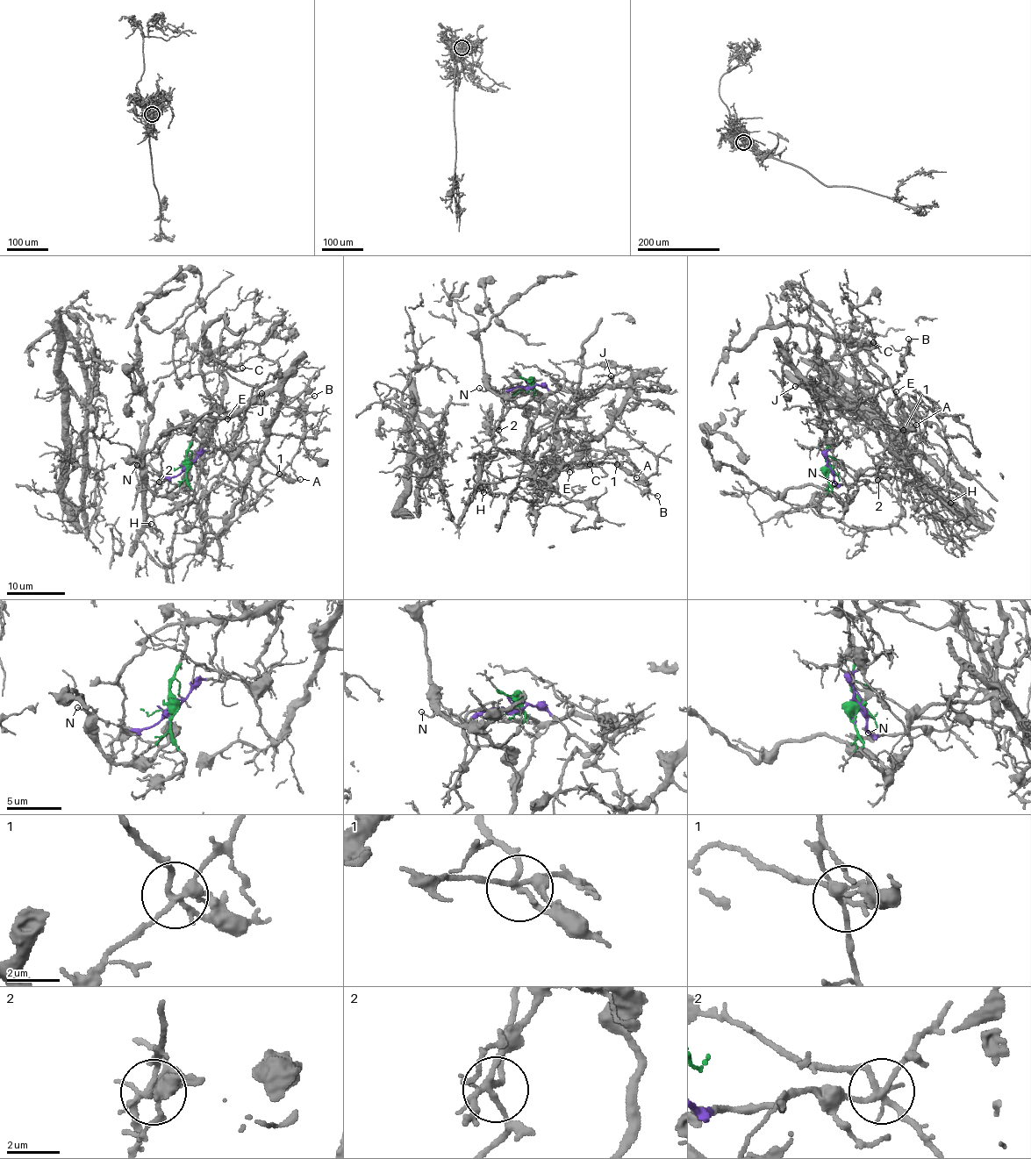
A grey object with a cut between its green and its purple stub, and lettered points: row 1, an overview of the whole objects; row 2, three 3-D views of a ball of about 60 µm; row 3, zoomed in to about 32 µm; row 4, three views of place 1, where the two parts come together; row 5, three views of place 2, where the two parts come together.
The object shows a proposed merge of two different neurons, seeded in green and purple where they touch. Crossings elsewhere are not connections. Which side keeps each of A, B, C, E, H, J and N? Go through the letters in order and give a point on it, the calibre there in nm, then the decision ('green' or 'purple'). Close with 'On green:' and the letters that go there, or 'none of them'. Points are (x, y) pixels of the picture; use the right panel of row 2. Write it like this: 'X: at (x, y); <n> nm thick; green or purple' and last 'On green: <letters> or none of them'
A: at (916, 425); 170 nm thick; green
B: at (908, 339); 90 nm thick; green
C: at (873, 342); 150 nm thick; green
E: at (896, 391); 100 nm thick; green
H: at (950, 503); 240 nm thick; purple
J: at (795, 386); 150 nm thick; green
N: at (834, 483); 110 nm thick; purple
On green: A, B, C, E, J

